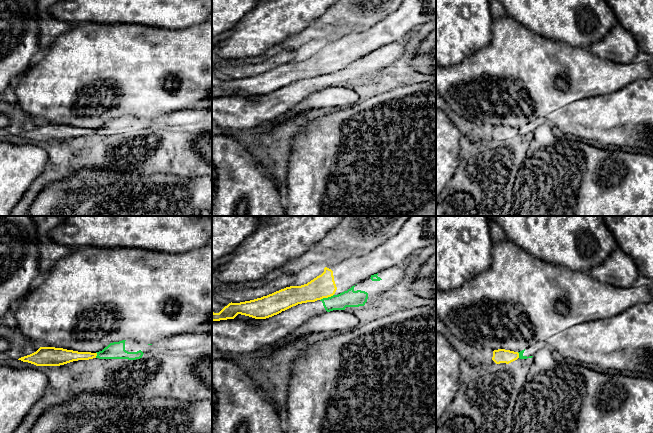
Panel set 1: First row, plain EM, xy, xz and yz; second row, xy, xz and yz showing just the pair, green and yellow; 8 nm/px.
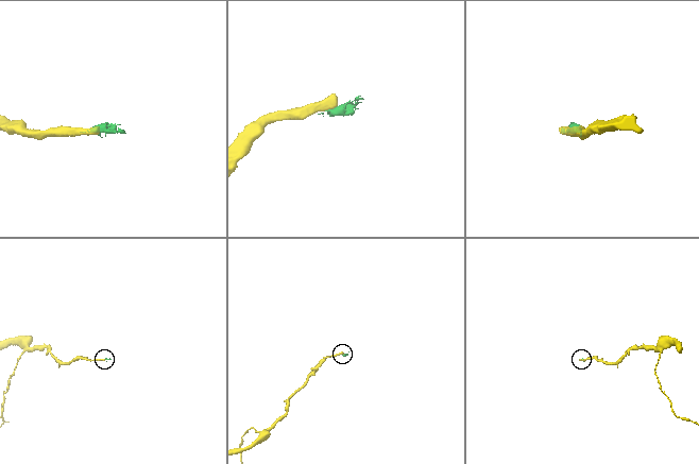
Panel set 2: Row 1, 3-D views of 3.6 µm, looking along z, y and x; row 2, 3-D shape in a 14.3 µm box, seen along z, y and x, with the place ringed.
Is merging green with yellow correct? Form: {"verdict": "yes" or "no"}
{"verdict": "no"}

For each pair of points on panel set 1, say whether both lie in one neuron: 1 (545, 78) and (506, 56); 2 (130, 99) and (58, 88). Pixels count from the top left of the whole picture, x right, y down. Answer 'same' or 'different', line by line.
1: same
2: same

